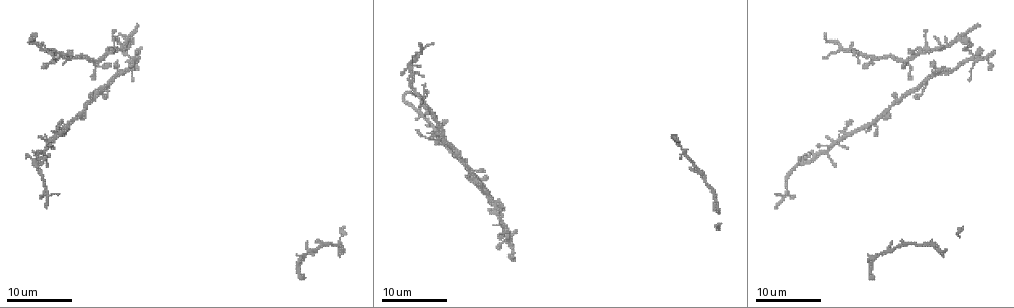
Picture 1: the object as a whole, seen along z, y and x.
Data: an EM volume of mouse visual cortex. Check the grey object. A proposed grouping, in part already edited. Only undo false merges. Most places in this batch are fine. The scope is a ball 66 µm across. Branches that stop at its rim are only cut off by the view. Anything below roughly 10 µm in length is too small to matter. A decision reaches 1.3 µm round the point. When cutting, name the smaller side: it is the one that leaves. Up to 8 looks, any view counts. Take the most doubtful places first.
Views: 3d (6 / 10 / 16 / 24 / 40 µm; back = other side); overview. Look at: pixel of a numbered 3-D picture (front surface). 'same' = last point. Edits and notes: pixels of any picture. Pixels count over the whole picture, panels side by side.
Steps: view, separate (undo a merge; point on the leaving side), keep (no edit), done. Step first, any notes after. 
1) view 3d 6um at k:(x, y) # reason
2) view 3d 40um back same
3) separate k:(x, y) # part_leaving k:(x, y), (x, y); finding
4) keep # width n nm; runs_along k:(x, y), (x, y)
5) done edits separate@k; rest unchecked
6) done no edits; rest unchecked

view 3d 16um at 1:(947, 73) # sudden change in width

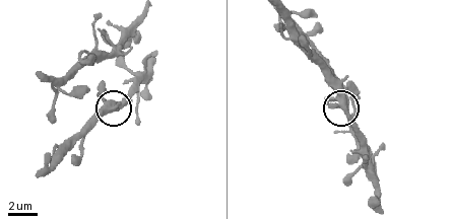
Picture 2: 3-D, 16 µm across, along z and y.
view 3d 6um at 2:(339, 104) # closer look

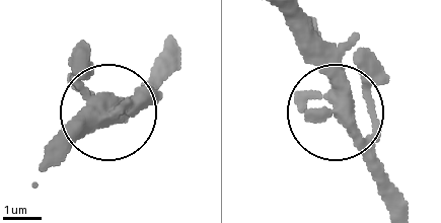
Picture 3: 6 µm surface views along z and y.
keep # continuous, no second neuron

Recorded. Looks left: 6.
view 3d 24um at 1:(105, 95)

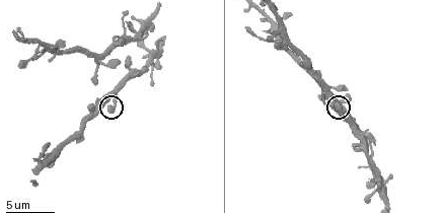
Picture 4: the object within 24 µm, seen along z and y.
view 3d 10um at 4:(340, 107) # zoom in

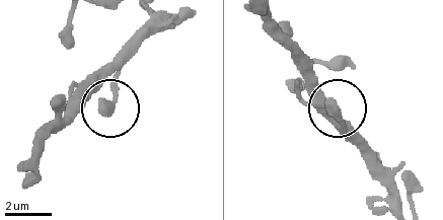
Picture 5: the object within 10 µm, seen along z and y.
keep # runs_along 5:(127, 61), (111, 103), (93, 93), (76, 93); all the same neuron

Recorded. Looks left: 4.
view 3d 24um at 1:(39, 173) # sudden change in width

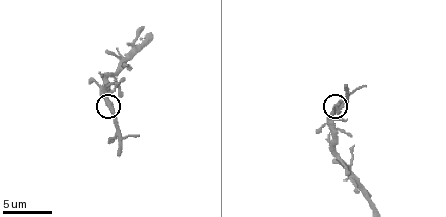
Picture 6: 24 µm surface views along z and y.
view 3d 10um at 6:(112, 106)

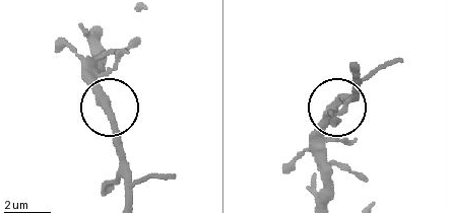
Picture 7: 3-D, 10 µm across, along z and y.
keep # all the same neuron

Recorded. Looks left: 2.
view 3d 6um at 4:(45, 45) # calibre changes

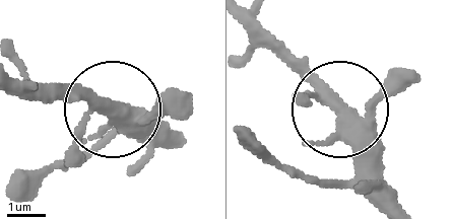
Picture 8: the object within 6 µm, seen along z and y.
keep # width 370 nm; runs_along 8:(400, 204), (368, 136), (273, 42); continuous, no second neuron

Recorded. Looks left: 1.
done no edits; rest unchecked

